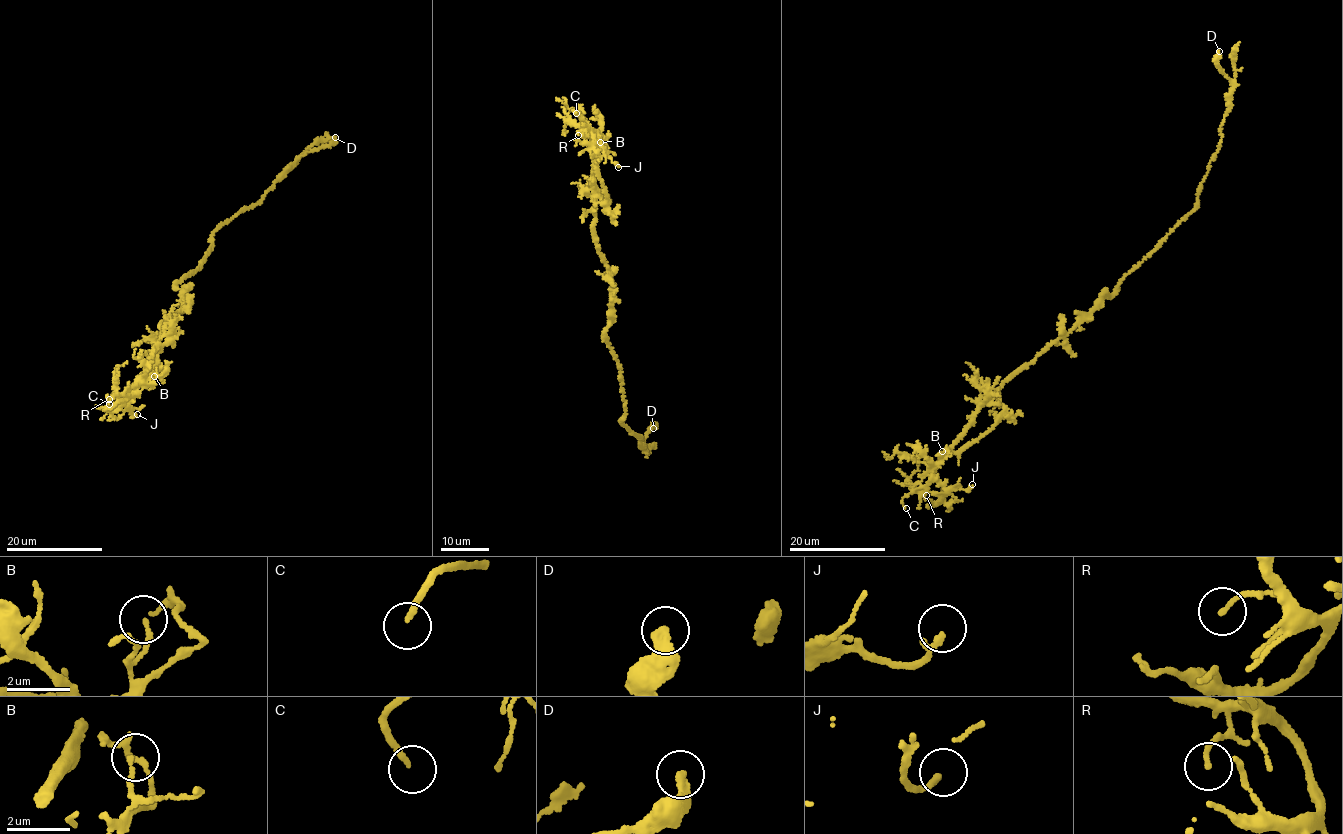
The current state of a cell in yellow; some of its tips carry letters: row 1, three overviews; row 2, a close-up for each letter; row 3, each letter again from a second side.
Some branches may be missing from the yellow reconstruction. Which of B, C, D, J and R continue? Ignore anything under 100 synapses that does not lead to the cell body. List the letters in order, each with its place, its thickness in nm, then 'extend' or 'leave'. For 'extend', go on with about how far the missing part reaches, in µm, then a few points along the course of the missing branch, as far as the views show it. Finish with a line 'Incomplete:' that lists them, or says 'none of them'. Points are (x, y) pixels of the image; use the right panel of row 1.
B: place (942, 451); calibre 140 nm; leave
C: place (906, 508); calibre 180 nm; extend; missing 15 µm
D: place (1219, 51); calibre 280 nm; leave
J: place (972, 484); calibre 180 nm; leave
R: place (926, 495); calibre 130 nm; leave
Incomplete: C

